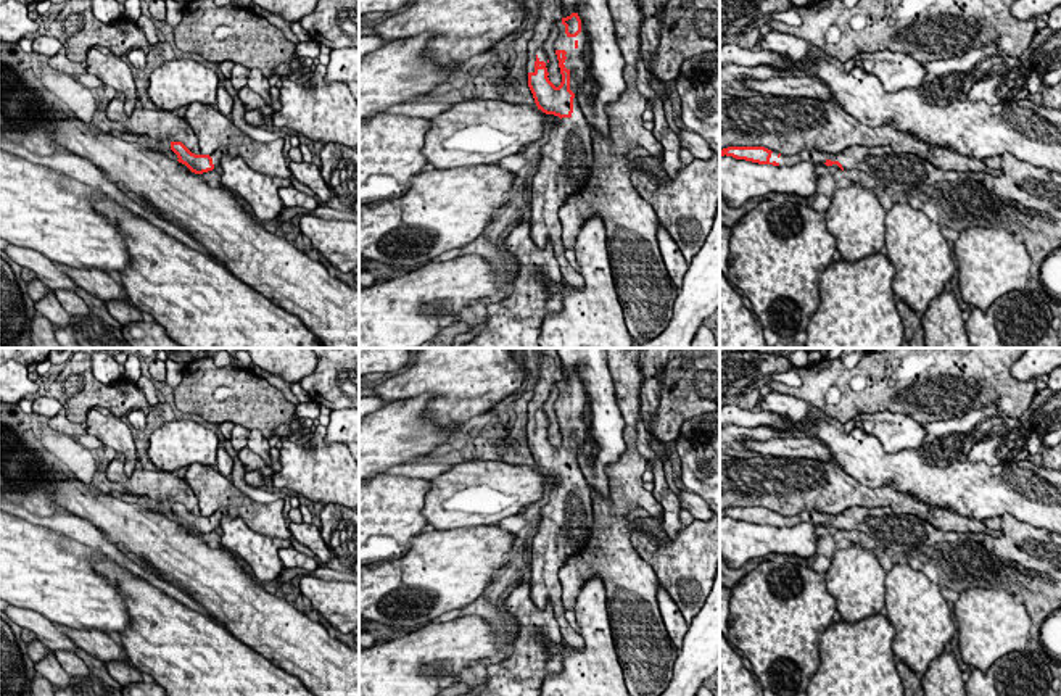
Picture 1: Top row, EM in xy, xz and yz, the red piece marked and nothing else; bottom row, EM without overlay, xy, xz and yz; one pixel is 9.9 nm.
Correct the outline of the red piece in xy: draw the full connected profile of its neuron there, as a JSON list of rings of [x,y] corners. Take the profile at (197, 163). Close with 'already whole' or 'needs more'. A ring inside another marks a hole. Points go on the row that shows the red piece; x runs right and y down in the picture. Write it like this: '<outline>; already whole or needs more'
[[[171,142],[171,150],[177,155],[177,161],[185,164],[195,174],[203,174],[219,168],[221,160],[227,155],[225,147],[219,147],[211,156],[195,155],[182,142]]]; needs more

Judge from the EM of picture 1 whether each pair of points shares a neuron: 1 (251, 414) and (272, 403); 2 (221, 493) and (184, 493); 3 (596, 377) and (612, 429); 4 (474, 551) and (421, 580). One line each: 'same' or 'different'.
1: same
2: different
3: same
4: same

